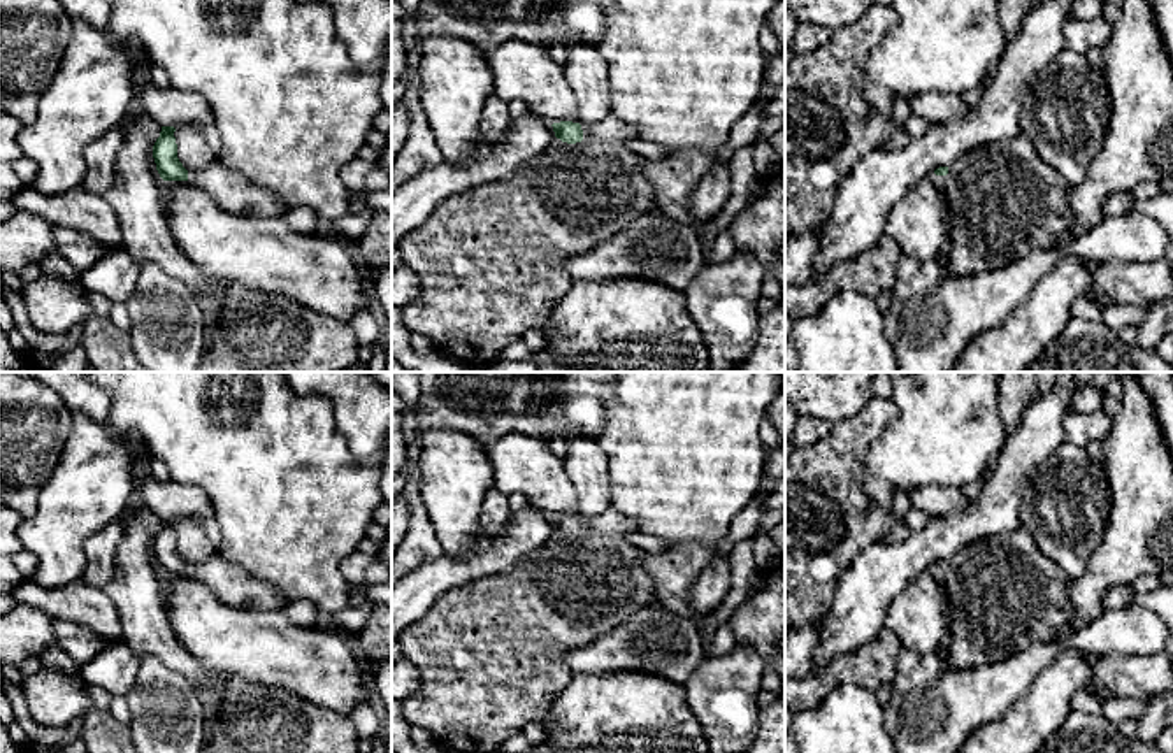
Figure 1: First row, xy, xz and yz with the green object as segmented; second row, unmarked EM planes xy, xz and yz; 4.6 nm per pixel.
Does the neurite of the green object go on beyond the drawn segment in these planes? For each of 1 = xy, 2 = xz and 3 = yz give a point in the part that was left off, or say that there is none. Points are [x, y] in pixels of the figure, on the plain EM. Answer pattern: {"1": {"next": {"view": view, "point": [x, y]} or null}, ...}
{"1": {"next": {"view": "xy", "point": [232, 585]}}, "2": {"next": {"view": "xz", "point": [610, 523]}}, "3": {"next": {"view": "yz", "point": [938, 574]}}}

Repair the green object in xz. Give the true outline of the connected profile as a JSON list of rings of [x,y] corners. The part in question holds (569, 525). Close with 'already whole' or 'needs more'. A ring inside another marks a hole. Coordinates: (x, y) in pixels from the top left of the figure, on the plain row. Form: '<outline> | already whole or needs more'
[[[611,507],[595,518],[579,518],[572,514],[553,516],[555,530],[567,537],[576,535],[609,535],[625,537],[632,532],[641,532],[639,527],[630,520],[620,516]]] | needs more

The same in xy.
[[[162,520],[153,539],[156,563],[163,574],[186,574],[204,583],[225,604],[258,611],[283,611],[286,602],[270,586],[223,560],[218,553],[200,565],[188,565],[177,551],[174,520]]] | needs more

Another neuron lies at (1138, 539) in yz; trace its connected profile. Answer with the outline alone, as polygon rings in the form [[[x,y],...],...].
[[[1133,374],[1122,381],[1120,409],[1105,439],[1105,470],[1112,490],[1112,514],[1099,548],[1092,553],[1085,572],[1069,581],[1073,616],[1062,632],[1075,632],[1103,611],[1103,597],[1113,586],[1133,586],[1145,574],[1173,569],[1173,455],[1162,437],[1148,395]]]

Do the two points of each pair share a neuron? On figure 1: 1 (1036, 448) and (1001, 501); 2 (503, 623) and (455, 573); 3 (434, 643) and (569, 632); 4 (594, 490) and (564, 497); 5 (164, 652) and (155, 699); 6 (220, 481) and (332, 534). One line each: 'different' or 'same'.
1: same
2: different
3: same
4: different
5: different
6: same

